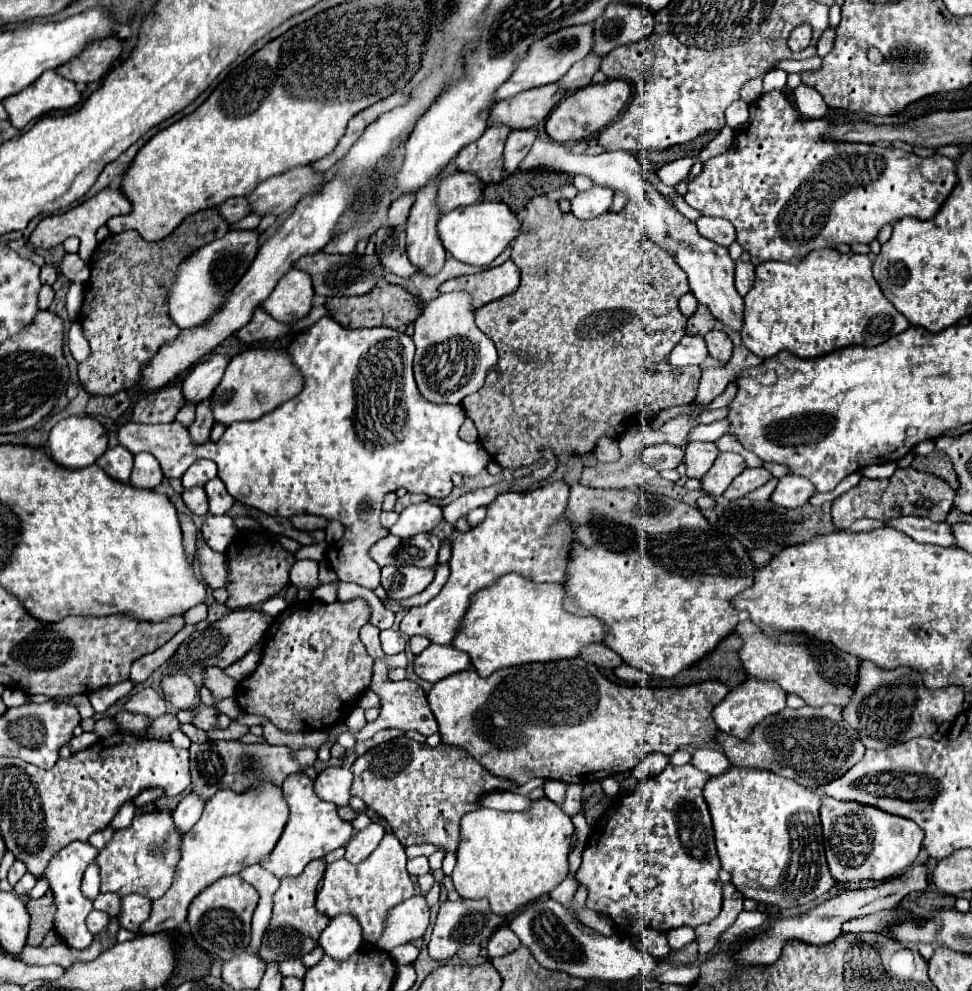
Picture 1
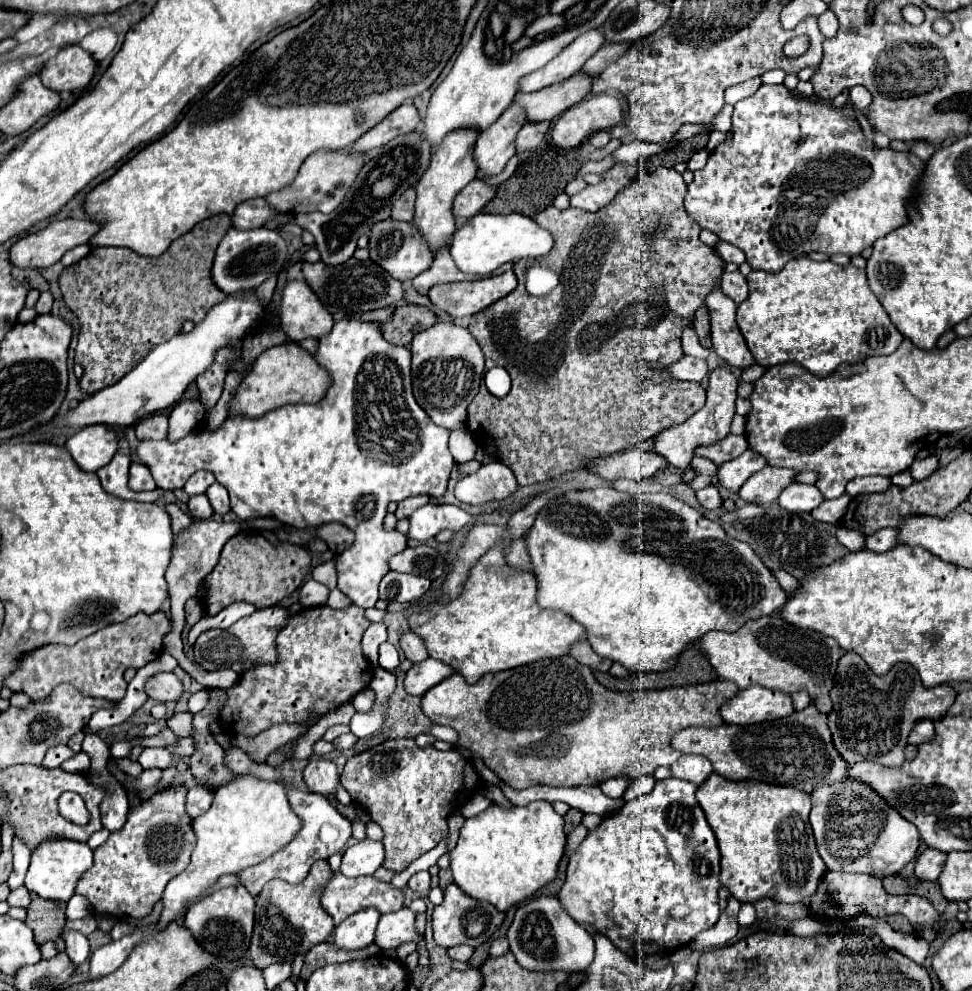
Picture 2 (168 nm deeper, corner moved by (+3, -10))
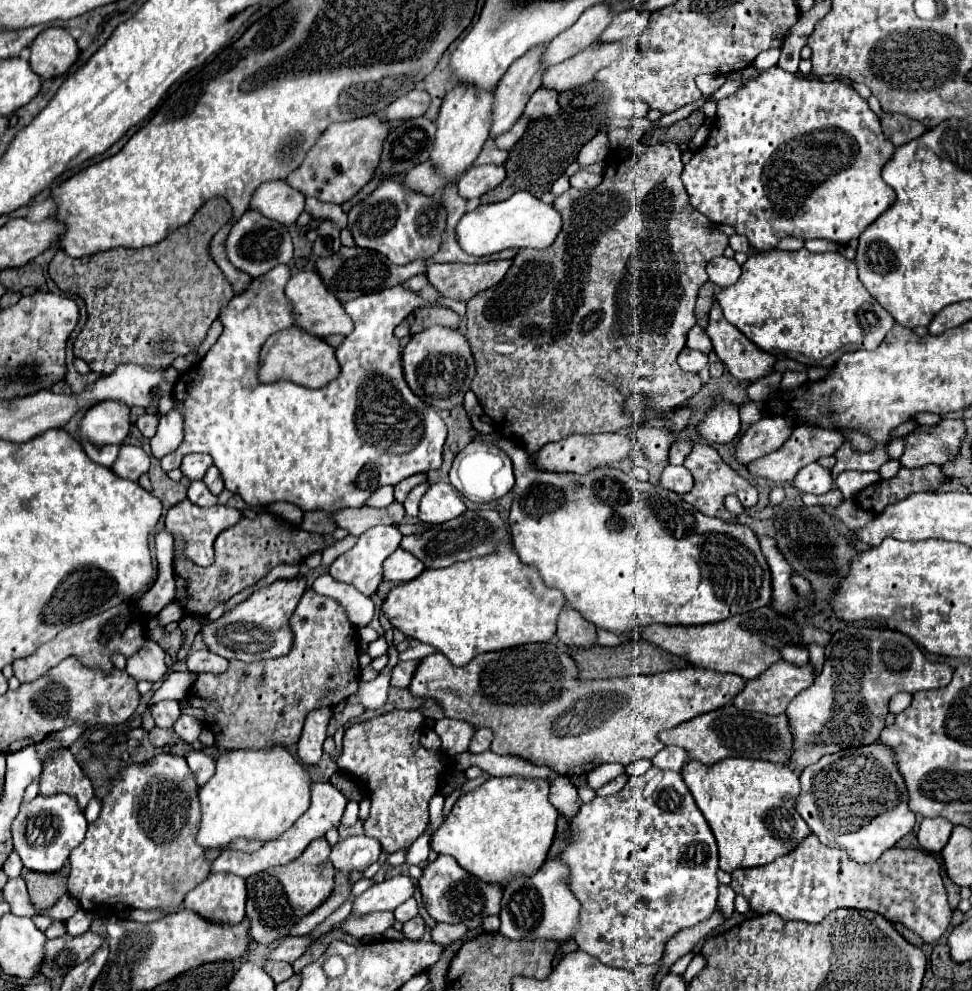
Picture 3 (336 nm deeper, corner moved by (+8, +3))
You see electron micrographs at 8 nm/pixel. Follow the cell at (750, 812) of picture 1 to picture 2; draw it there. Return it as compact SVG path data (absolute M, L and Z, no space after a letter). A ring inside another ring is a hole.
M713 773L705 779L705 783L697 789L695 795L719 843L721 885L727 887L735 899L739 899L741 903L753 903L769 895L775 899L793 903L793 901L801 901L813 895L813 889L817 889L817 883L821 875L827 871L827 867L817 853L815 839L809 827L811 799L805 791L799 791L795 787L771 785L771 783L755 781L755 779L729 781Z

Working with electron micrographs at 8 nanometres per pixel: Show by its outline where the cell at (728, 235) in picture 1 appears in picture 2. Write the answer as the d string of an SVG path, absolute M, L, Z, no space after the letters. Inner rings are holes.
M721 241L721 243L715 247L715 251L725 259L725 263L735 263L735 265L745 263L745 253L743 253L739 247L729 245L727 241Z

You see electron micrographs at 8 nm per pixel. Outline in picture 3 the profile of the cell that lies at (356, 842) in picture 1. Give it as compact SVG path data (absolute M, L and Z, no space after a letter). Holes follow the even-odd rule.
M348 836L340 840L330 854L336 870L366 870L380 858L380 842L370 836Z

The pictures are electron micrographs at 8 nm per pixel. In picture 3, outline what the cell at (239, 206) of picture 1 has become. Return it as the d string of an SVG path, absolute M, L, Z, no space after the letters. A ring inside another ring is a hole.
M264 182L250 200L250 210L258 210L270 220L280 224L294 224L304 210L304 196L290 188L286 182Z

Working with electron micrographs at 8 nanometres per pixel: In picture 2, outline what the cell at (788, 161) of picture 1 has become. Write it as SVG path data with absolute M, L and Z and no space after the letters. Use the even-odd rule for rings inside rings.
M761 85L755 95L735 103L733 127L727 133L725 141L715 147L707 165L703 169L695 171L695 179L689 185L689 193L685 197L685 209L703 229L717 233L723 241L727 241L731 245L737 245L747 255L747 263L751 265L751 269L773 273L773 271L781 271L789 259L801 257L801 253L811 251L813 249L811 239L815 239L819 243L819 251L823 251L827 255L845 253L845 255L853 257L853 255L859 255L863 249L871 247L877 241L877 237L885 237L887 233L905 225L909 221L905 201L907 201L907 197L911 197L913 187L917 183L917 177L923 173L923 169L925 169L925 163L909 151L891 151L891 149L873 147L873 141L865 139L865 133L857 121L857 115L855 115L851 101L847 101L841 109L837 109L833 105L819 103L819 99L797 97L785 85Z

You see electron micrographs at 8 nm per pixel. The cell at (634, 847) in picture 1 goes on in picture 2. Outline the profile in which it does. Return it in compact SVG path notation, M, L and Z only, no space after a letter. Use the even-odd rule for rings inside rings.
M667 777L663 781L655 783L655 789L635 801L627 801L615 815L605 817L595 829L591 829L587 833L587 837L579 843L579 847L575 849L575 853L569 857L569 865L567 865L567 879L565 885L559 891L559 899L565 907L565 911L581 925L581 927L593 927L597 933L605 935L607 939L611 939L611 943L621 949L625 955L639 959L643 955L653 955L653 953L671 953L677 947L683 947L687 943L691 943L701 931L711 929L717 919L719 919L719 899L717 899L717 891L721 887L719 883L719 847L715 841L715 835L703 815L703 809L699 807L697 799L695 799L695 791L697 785L689 783L689 781L681 781L675 777Z

